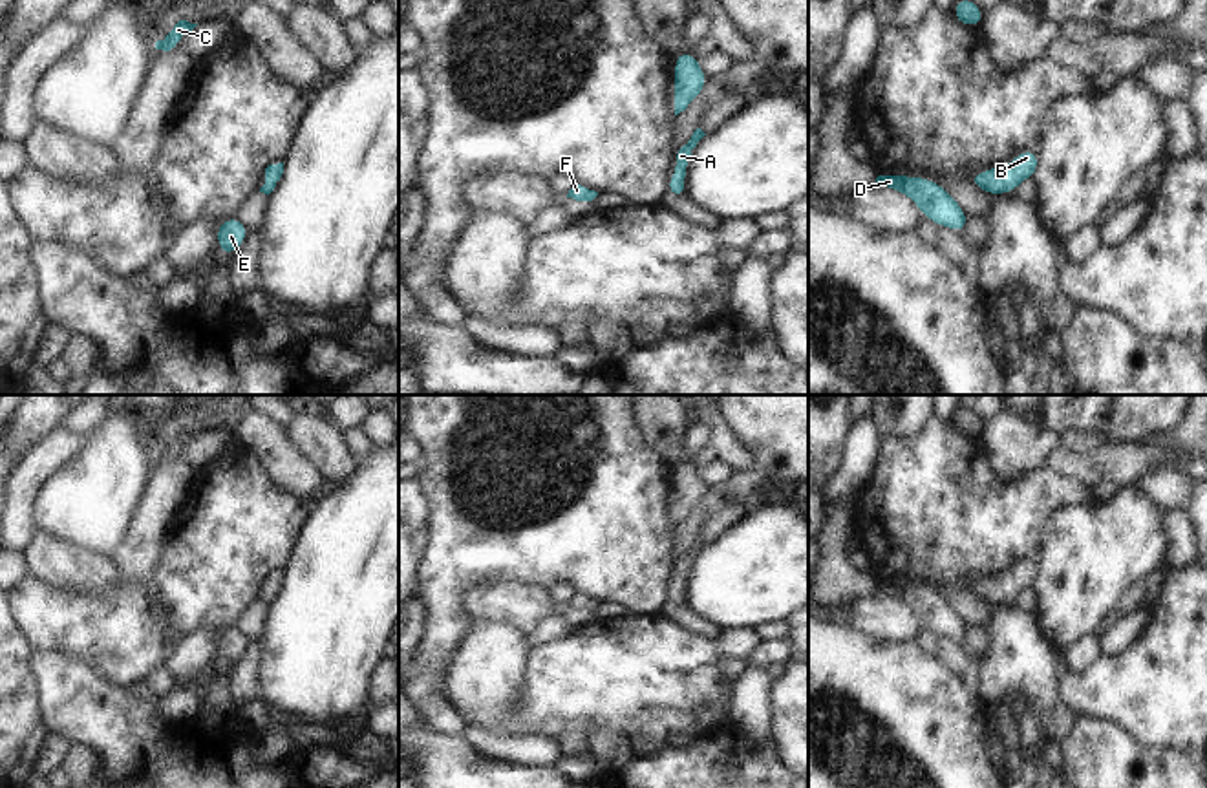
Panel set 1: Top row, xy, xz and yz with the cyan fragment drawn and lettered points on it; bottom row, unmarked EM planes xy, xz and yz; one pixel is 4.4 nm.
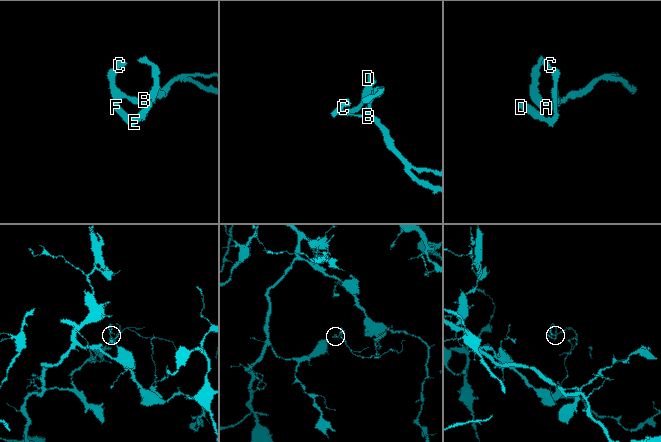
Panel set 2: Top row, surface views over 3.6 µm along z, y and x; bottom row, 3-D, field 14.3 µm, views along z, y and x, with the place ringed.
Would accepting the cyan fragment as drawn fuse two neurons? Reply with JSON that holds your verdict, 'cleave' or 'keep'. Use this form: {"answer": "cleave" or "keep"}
{"answer": "keep"}

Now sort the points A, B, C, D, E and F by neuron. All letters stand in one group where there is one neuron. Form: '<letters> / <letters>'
A B C D E F

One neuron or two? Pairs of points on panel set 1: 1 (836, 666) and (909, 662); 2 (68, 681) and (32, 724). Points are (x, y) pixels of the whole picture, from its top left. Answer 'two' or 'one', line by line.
1: one
2: two

